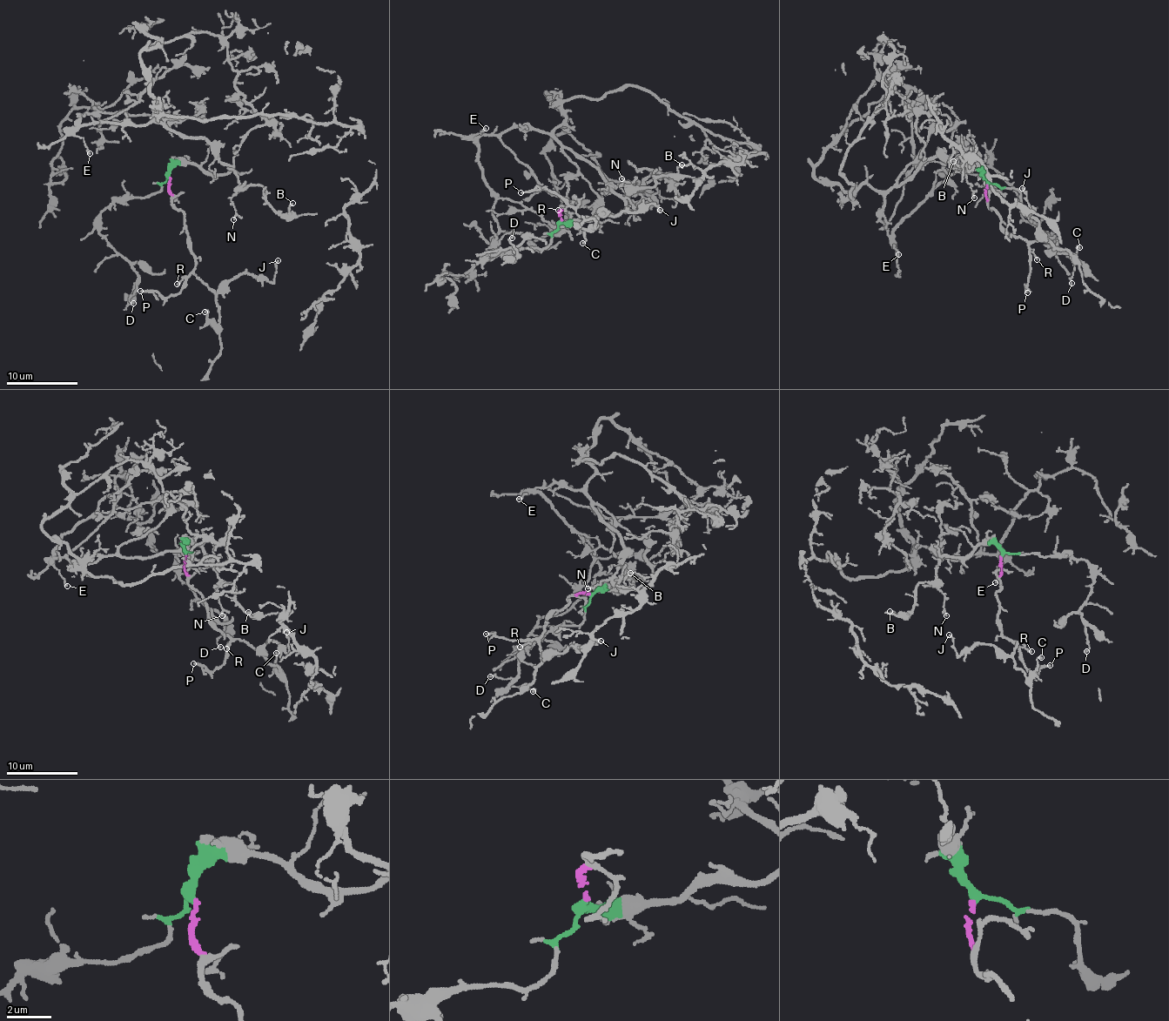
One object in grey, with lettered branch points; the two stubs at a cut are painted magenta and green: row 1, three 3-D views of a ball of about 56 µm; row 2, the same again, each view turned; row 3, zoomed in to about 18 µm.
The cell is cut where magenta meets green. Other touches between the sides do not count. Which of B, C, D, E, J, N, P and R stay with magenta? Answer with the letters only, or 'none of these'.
C, J, P, R

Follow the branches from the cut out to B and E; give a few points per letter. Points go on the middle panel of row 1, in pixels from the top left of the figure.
B: (560, 221), (617, 214), (628, 192), (651, 187), (655, 177), (672, 175), (681, 164)
E: (560, 221), (617, 214), (624, 209), (622, 198), (601, 173), (540, 130), (473, 135), (485, 129)

